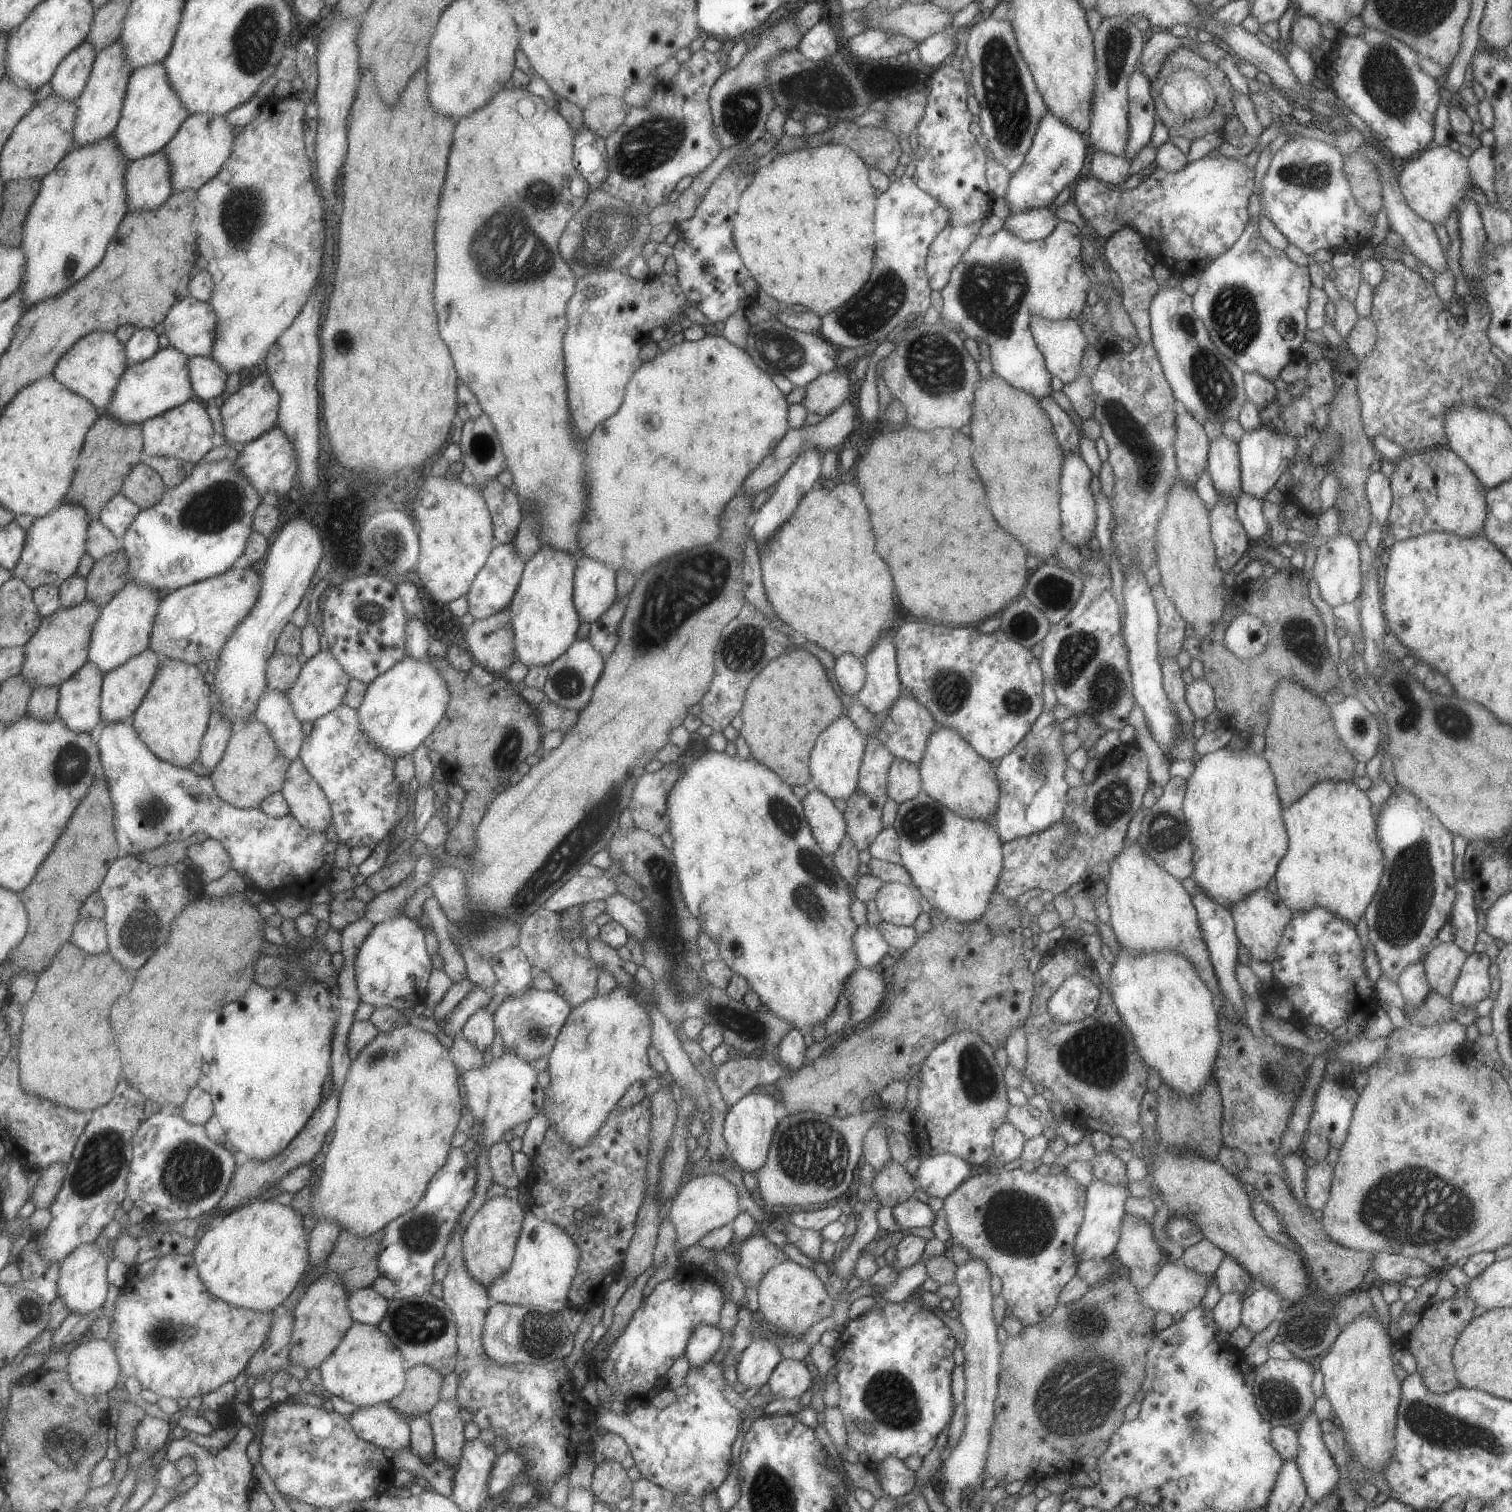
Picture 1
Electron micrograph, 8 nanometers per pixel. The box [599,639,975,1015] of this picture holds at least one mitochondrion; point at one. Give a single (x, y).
(806, 899)

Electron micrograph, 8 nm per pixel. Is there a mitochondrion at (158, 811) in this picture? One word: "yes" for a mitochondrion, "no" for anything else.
yes

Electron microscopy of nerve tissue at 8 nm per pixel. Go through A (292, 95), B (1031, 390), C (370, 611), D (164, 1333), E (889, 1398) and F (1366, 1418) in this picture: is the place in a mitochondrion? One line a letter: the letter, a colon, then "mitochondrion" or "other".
A: other
B: other
C: mitochondrion
D: mitochondrion
E: mitochondrion
F: other

